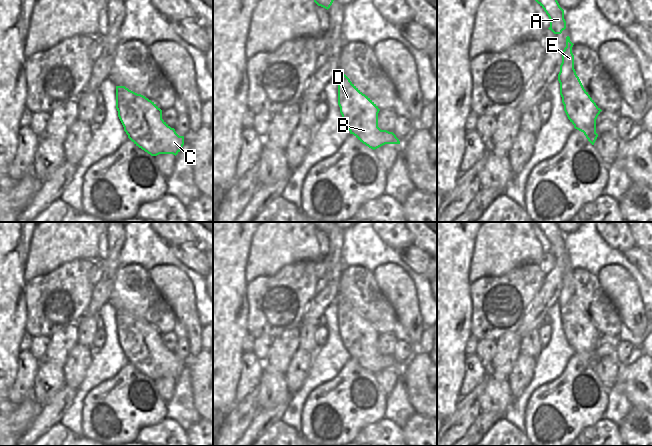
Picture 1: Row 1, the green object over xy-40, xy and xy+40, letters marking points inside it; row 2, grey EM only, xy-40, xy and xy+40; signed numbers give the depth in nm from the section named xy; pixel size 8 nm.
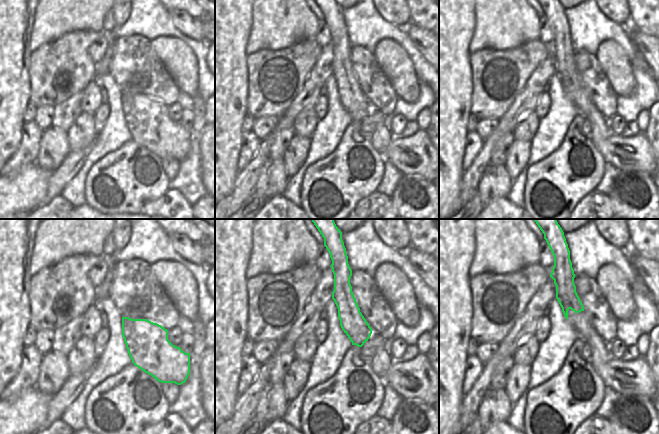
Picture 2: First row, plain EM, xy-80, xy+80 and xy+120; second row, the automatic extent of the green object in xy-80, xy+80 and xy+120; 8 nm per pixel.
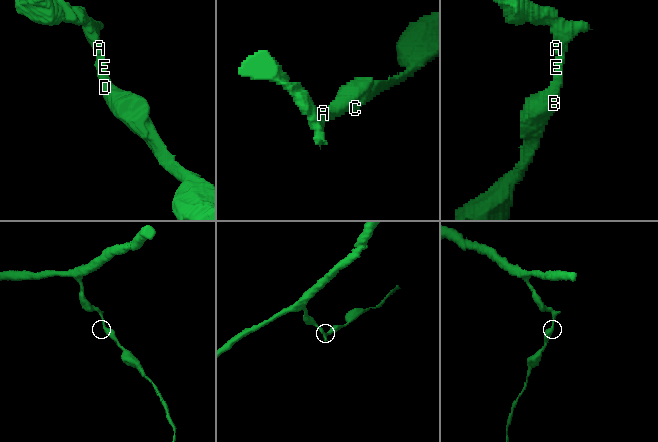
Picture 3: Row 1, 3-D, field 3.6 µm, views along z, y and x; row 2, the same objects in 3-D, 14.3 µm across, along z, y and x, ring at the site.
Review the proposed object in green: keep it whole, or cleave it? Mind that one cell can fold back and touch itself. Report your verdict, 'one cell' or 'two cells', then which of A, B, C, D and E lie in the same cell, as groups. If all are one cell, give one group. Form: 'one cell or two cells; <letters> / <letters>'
one cell; A B C D E

